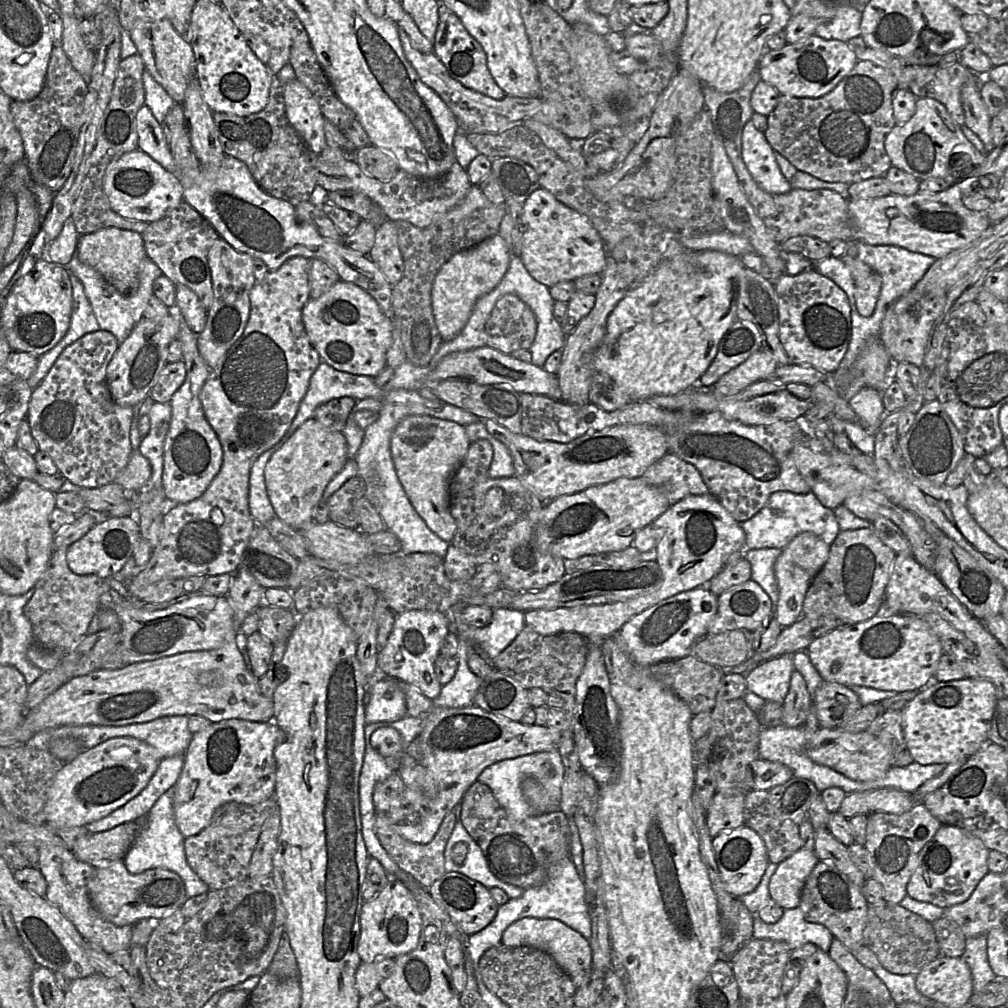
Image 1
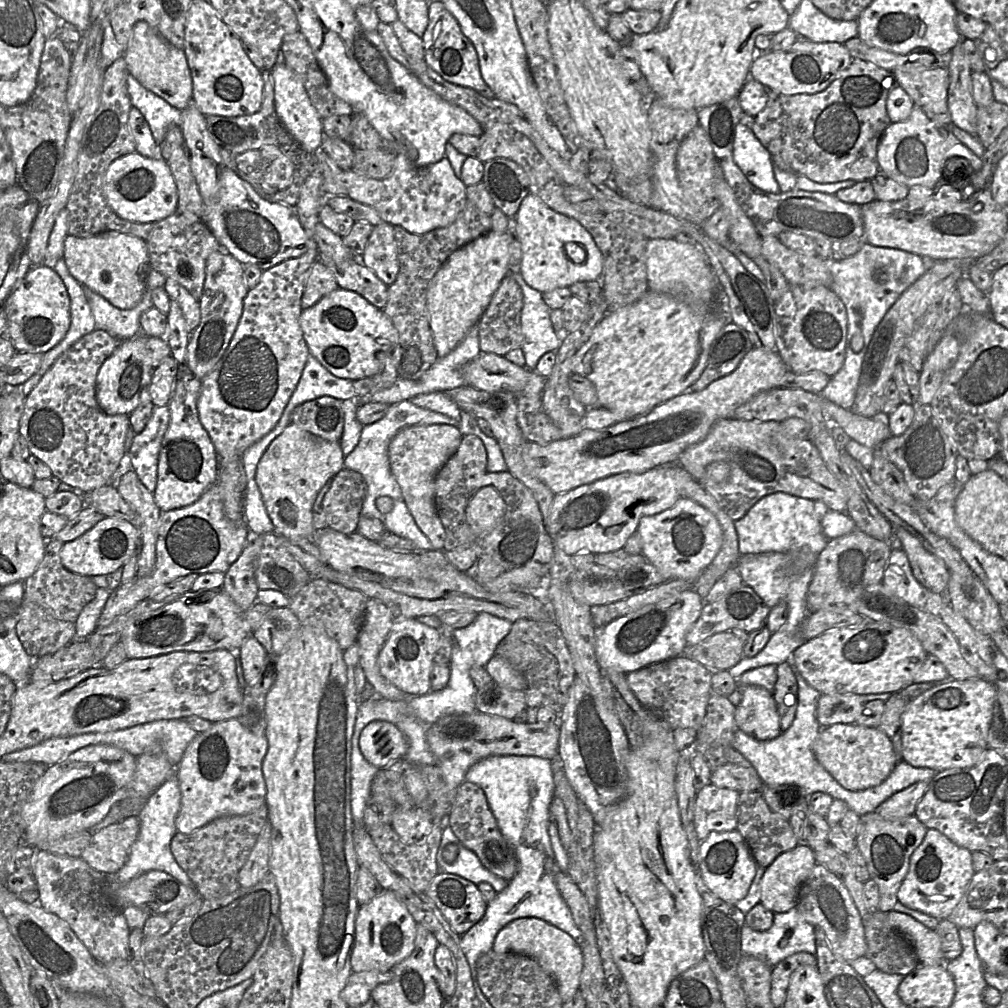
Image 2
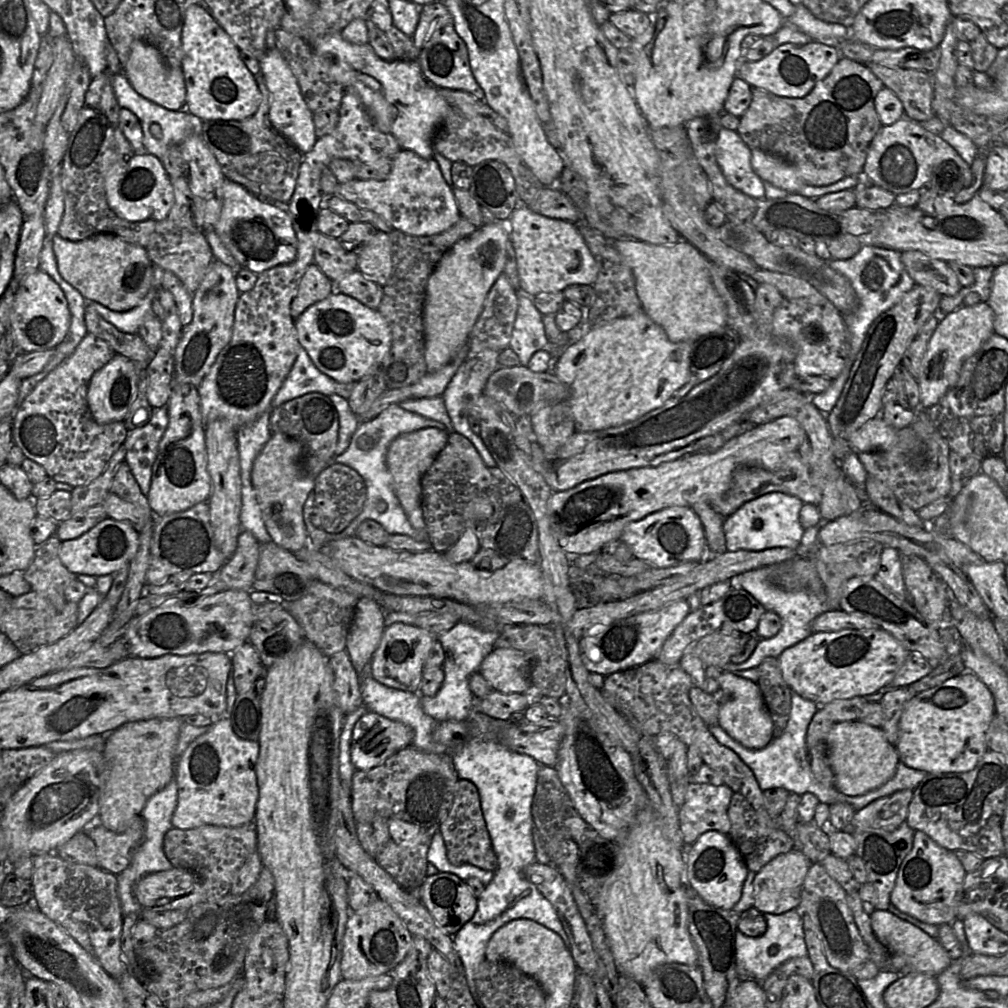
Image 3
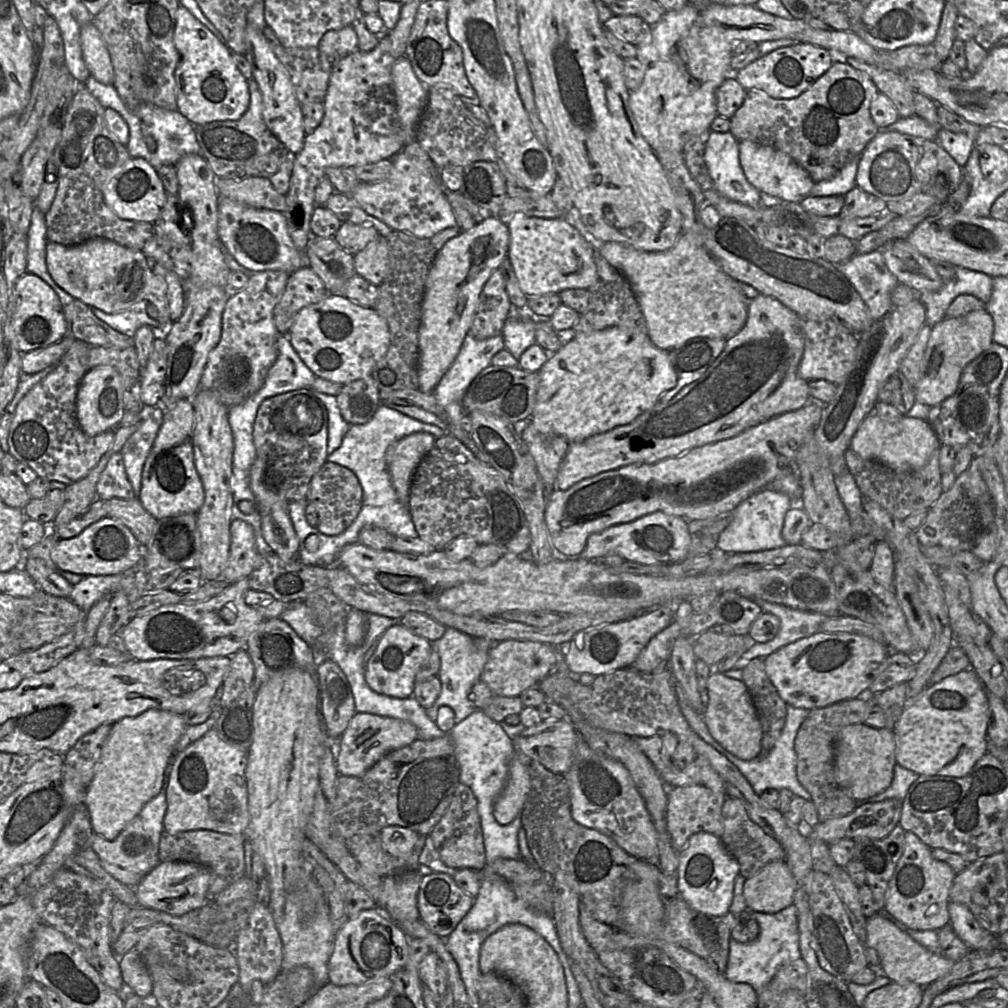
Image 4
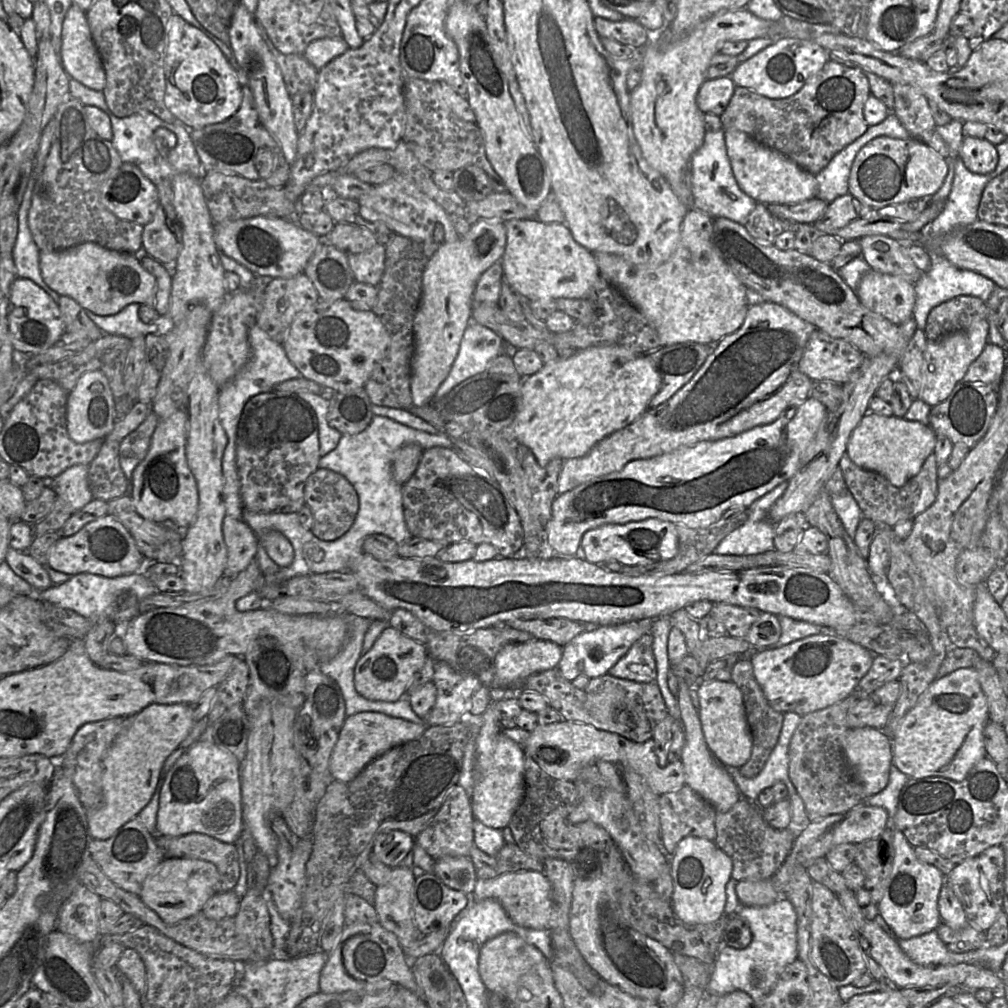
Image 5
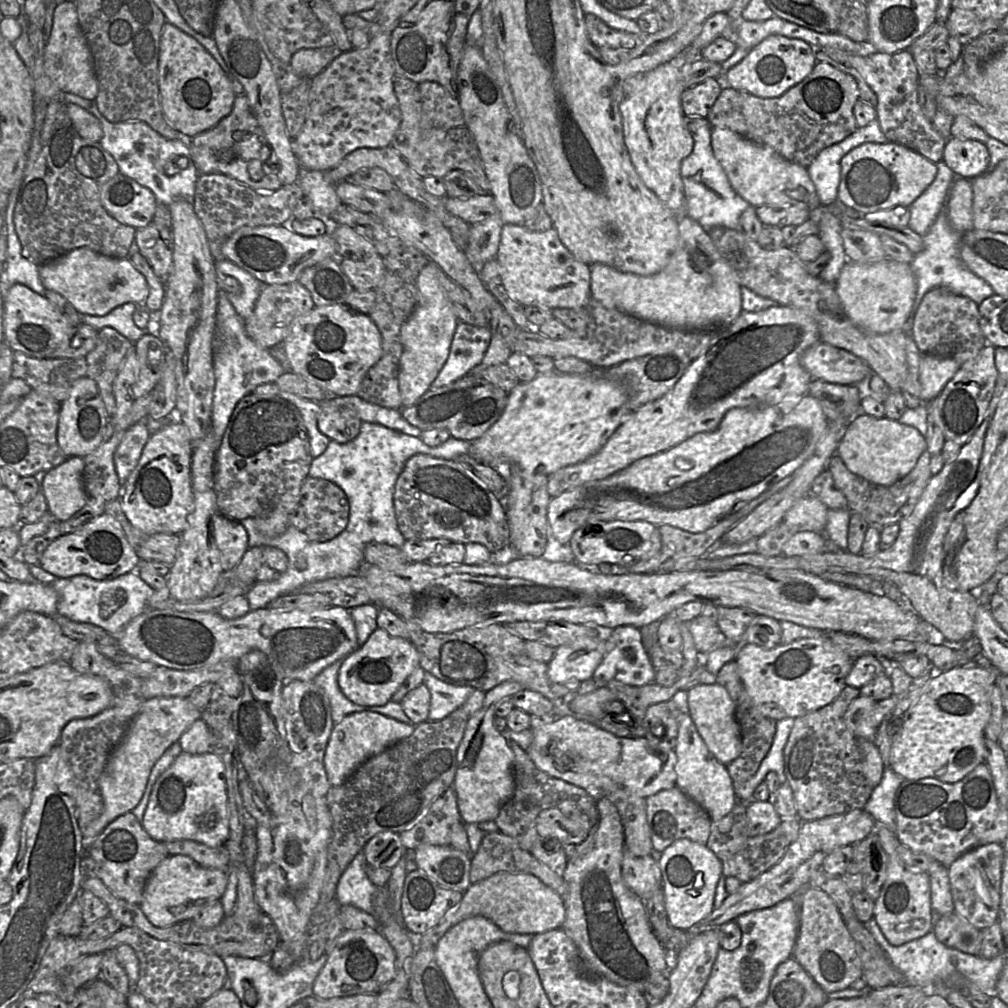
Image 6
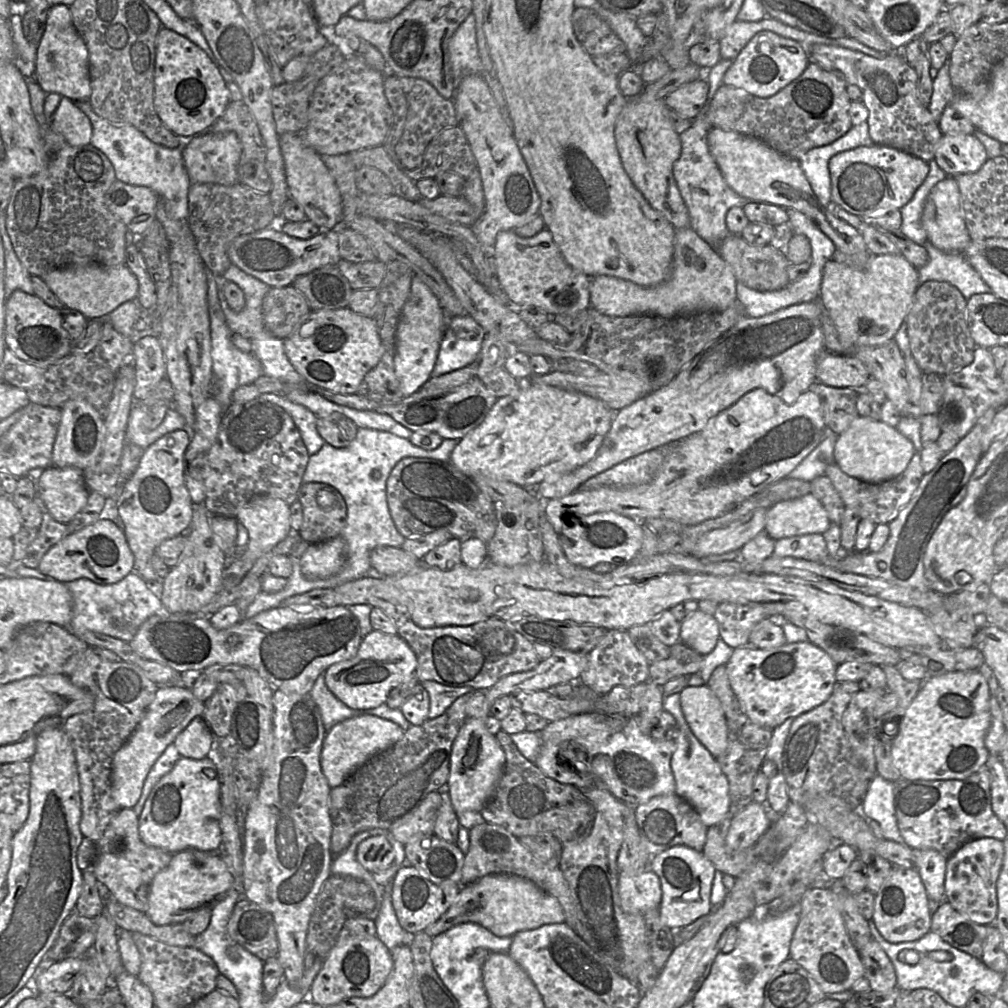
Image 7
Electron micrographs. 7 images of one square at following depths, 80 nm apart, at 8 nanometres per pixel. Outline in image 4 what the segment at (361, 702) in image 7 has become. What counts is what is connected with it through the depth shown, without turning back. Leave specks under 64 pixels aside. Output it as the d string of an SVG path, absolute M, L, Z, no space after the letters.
M401 624L390 627L378 640L376 650L365 667L365 680L372 690L394 698L410 698L416 675L432 650L432 643L410 632Z

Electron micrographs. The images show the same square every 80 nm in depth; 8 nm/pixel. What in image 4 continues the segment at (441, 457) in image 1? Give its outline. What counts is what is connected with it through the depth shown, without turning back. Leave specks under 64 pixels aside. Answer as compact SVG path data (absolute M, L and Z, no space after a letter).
M417 432L395 441L387 450L386 461L392 485L398 499L408 507L413 475L436 438L427 432Z

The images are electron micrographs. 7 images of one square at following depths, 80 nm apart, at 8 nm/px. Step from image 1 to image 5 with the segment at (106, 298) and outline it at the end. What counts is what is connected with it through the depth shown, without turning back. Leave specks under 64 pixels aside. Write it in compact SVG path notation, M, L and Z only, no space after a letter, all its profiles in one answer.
M131 303L120 312L113 315L101 316L86 310L87 316L105 333L134 339L148 333L160 335L159 325L155 322L144 323L138 316L141 304Z

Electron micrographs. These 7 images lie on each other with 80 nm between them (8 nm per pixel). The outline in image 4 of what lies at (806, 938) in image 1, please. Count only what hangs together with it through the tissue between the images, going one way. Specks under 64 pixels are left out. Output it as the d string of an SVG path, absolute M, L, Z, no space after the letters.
M793 904L776 913L751 912L759 924L759 935L748 943L741 943L731 938L728 964L723 975L733 982L748 983L759 992L780 968L801 958L798 912Z

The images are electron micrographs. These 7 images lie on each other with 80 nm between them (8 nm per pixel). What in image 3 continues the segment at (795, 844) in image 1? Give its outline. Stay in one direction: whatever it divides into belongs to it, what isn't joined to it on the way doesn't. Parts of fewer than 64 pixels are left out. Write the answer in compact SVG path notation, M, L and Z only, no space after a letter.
M734 793L728 808L731 822L729 837L743 858L750 872L758 873L766 864L780 854L792 851L794 840L765 811L756 811L740 793Z

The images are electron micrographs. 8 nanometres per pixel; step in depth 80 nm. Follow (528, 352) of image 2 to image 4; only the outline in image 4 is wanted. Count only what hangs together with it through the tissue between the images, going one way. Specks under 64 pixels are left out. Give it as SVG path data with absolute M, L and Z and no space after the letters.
M513 308L502 330L504 348L517 360L531 345L536 344L536 318L526 308Z

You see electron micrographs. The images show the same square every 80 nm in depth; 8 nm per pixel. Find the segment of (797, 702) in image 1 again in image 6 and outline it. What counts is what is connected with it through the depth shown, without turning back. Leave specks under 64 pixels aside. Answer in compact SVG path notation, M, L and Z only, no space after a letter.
M735 661L726 663L716 674L716 684L723 686L729 693L735 707L735 718L740 726L742 750L740 755L730 762L726 768L735 783L744 783L751 779L758 771L762 761L768 754L776 733L777 721L763 716L755 709L743 682L739 676L738 666Z

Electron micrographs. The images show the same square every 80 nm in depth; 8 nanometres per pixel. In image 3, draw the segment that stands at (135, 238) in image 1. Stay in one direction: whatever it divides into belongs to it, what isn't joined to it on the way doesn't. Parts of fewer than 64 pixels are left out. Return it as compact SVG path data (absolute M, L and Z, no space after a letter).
M111 233L84 240L53 238L53 253L61 277L77 289L86 301L95 301L110 310L126 312L137 306L153 286L153 263L143 246Z

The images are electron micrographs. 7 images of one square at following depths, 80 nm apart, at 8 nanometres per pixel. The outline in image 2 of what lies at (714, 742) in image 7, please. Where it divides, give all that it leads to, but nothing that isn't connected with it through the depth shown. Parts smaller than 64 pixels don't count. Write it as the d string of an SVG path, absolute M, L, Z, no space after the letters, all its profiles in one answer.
M740 683L738 689L742 695L734 716L738 730L760 741L778 737L782 731L772 693L759 686L742 686Z

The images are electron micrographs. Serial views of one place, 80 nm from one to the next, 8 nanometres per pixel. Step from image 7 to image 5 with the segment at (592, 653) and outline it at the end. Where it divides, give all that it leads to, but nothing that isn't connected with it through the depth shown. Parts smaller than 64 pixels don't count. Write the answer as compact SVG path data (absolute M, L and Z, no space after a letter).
M643 635L608 671L608 674L640 683L655 681L657 668L652 644L652 636Z

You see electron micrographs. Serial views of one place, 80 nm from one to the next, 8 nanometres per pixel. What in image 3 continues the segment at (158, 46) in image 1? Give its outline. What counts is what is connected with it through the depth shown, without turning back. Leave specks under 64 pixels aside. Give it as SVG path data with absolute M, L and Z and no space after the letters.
M135 40L123 73L134 90L144 98L170 110L186 110L186 86L181 66L171 66L167 58L154 46Z

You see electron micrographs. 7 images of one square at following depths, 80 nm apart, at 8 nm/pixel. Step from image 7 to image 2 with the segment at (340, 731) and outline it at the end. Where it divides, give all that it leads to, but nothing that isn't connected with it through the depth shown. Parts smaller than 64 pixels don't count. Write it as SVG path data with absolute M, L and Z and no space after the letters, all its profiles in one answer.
M383 720L367 724L358 744L364 758L379 769L404 758L408 750L407 739L400 728Z

